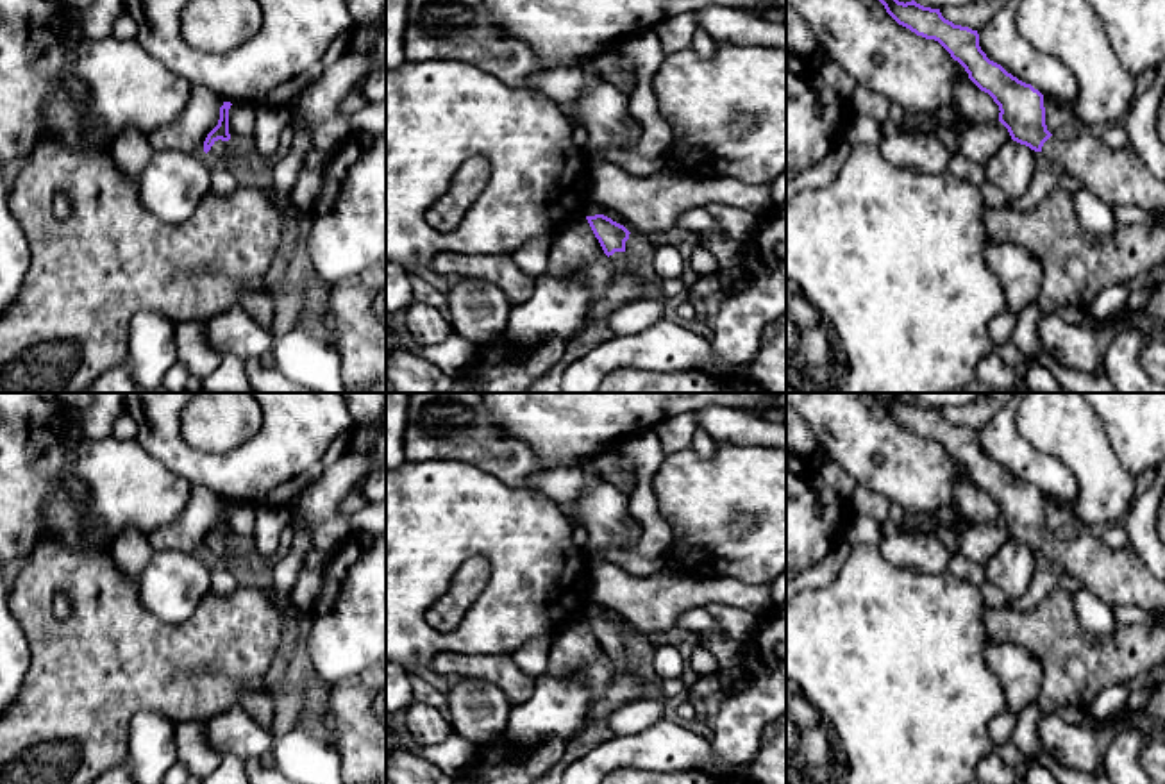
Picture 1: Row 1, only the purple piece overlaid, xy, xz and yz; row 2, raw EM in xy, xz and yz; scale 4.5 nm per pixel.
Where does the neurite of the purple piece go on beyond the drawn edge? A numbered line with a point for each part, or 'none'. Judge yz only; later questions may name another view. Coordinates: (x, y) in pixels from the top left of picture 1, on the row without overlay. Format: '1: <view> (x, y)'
1: yz (1119, 577)

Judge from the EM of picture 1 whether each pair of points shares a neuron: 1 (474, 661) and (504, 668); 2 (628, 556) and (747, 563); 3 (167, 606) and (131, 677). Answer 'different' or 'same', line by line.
1: same
2: different
3: different

